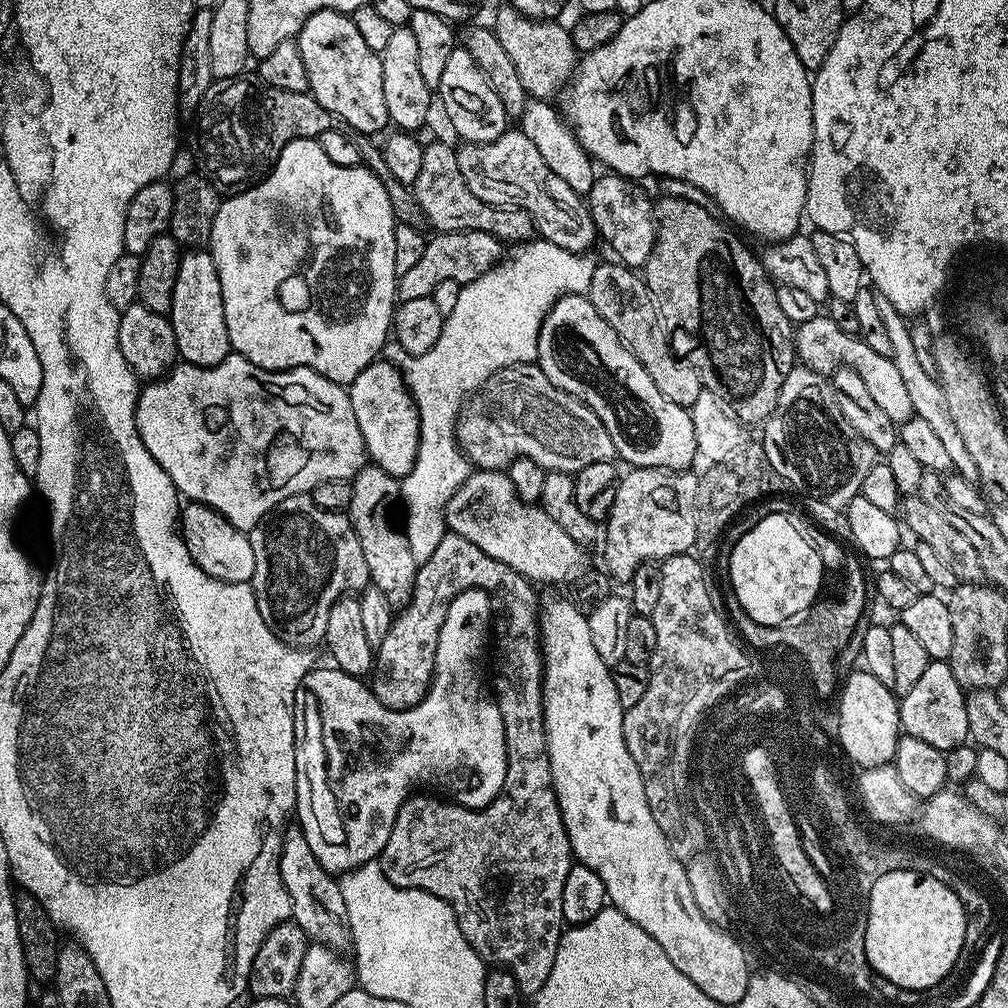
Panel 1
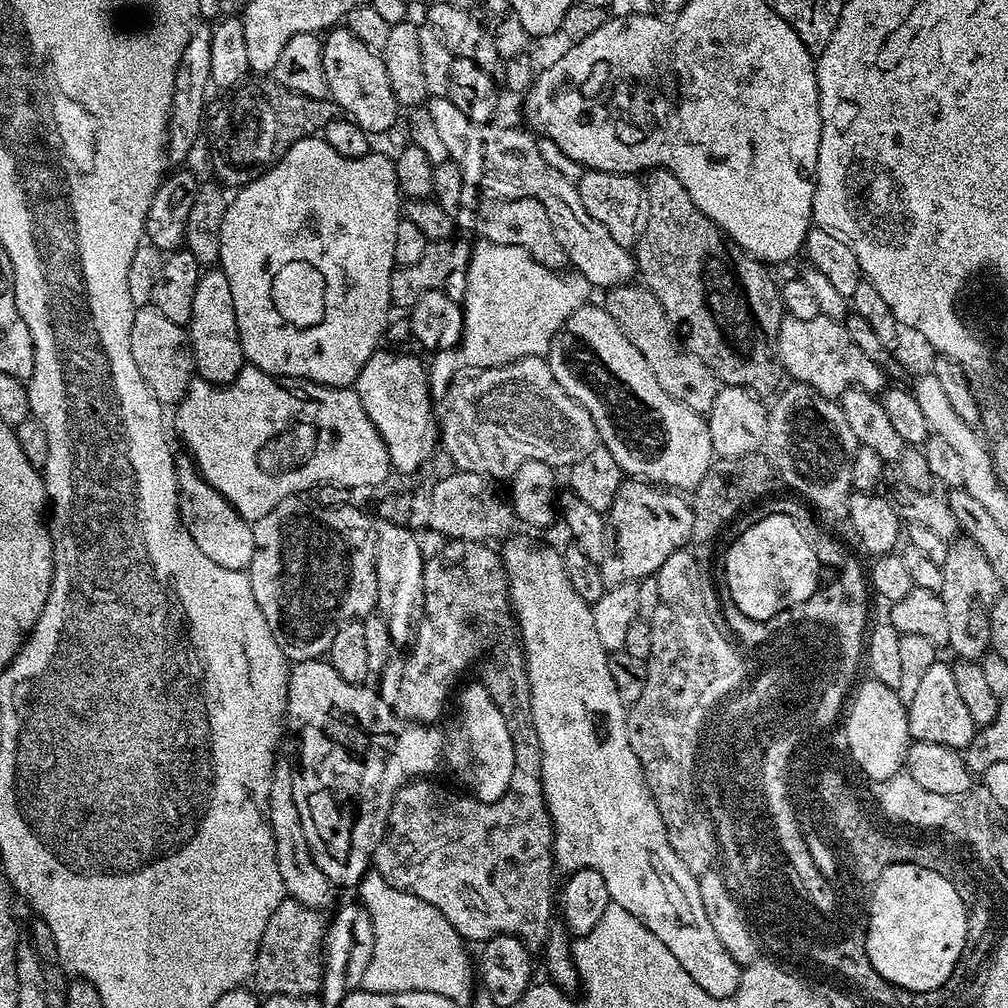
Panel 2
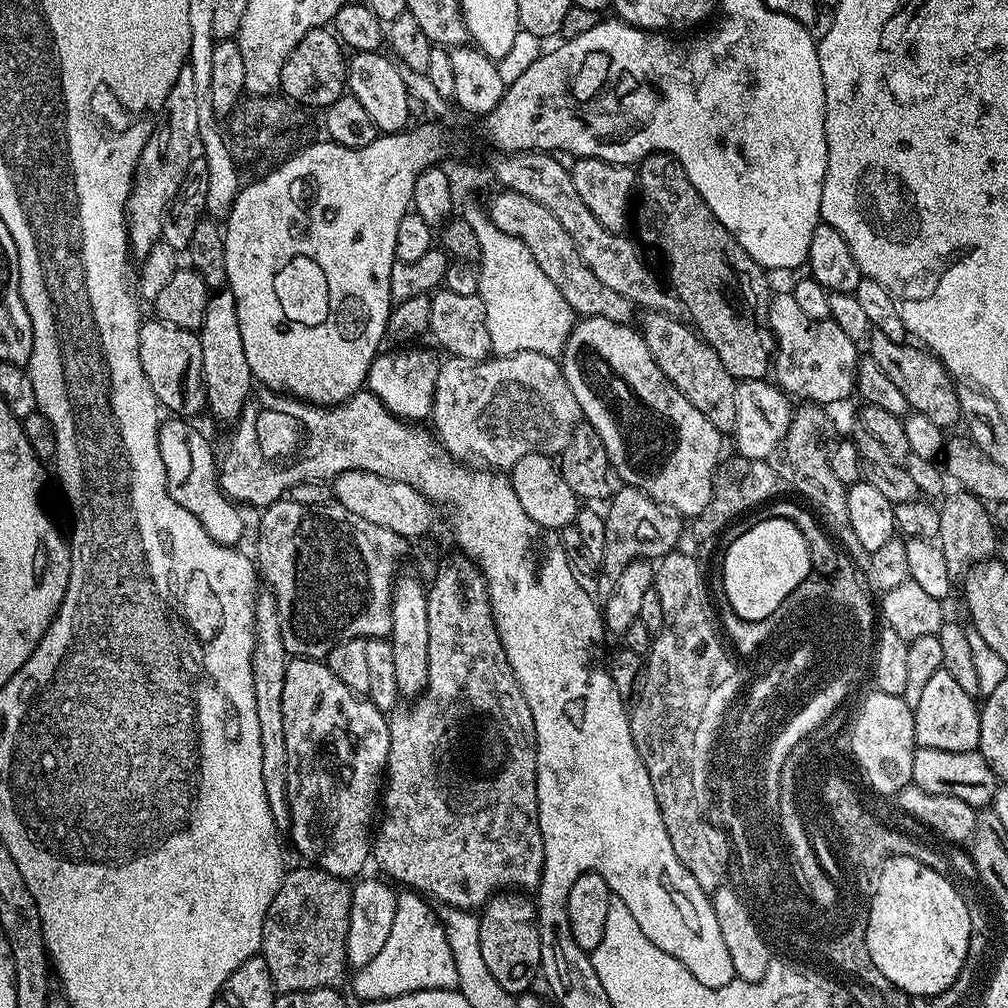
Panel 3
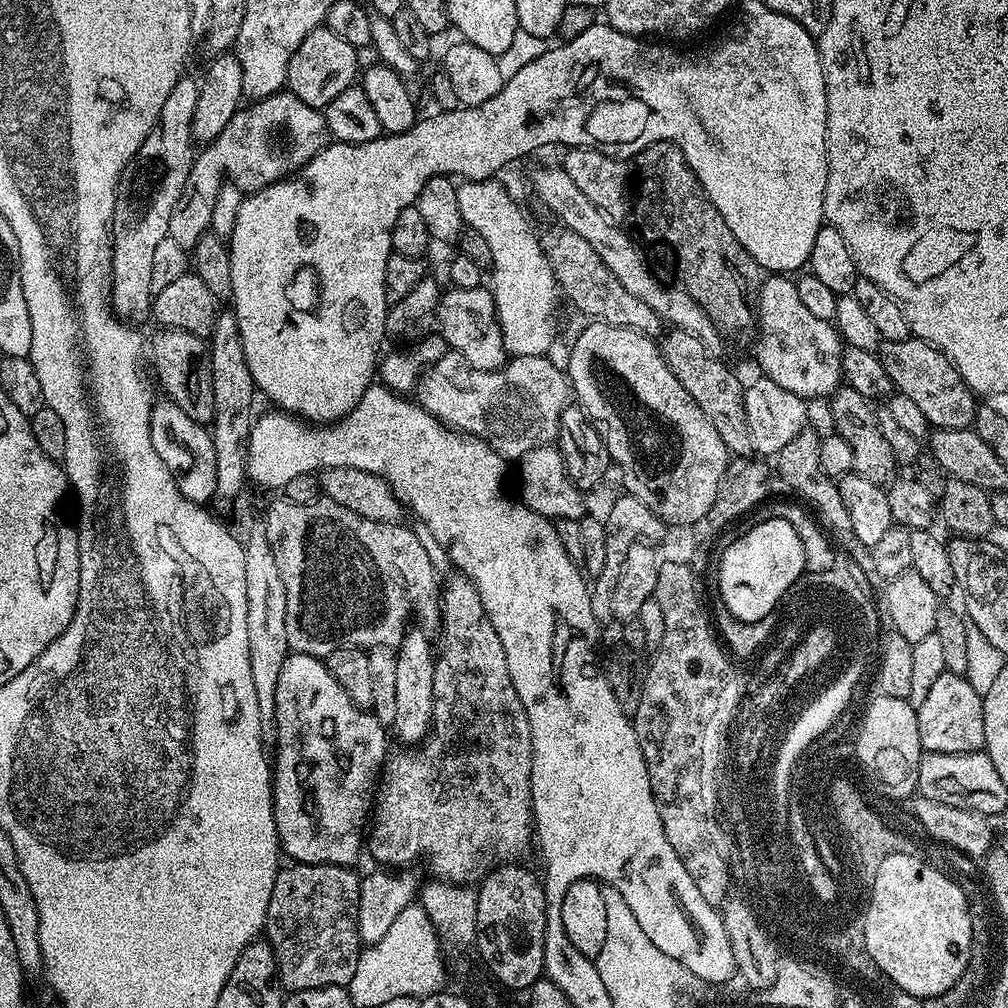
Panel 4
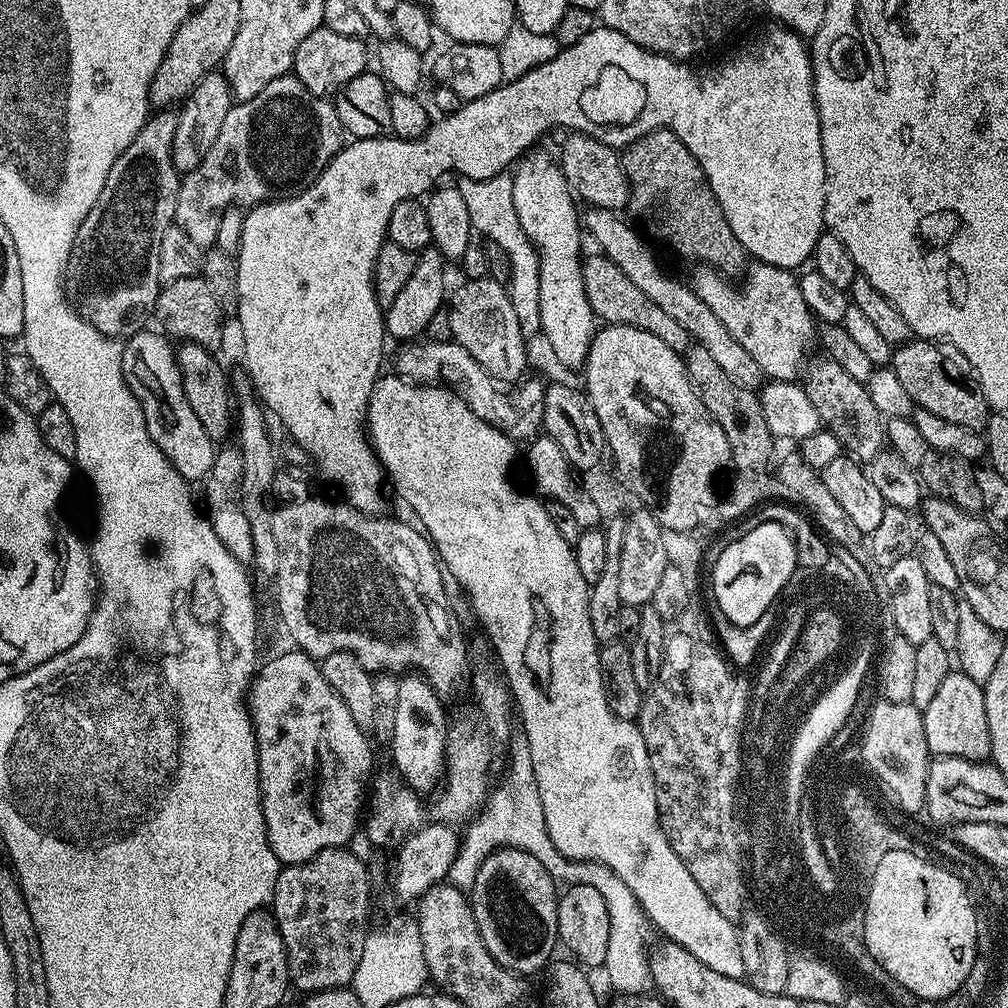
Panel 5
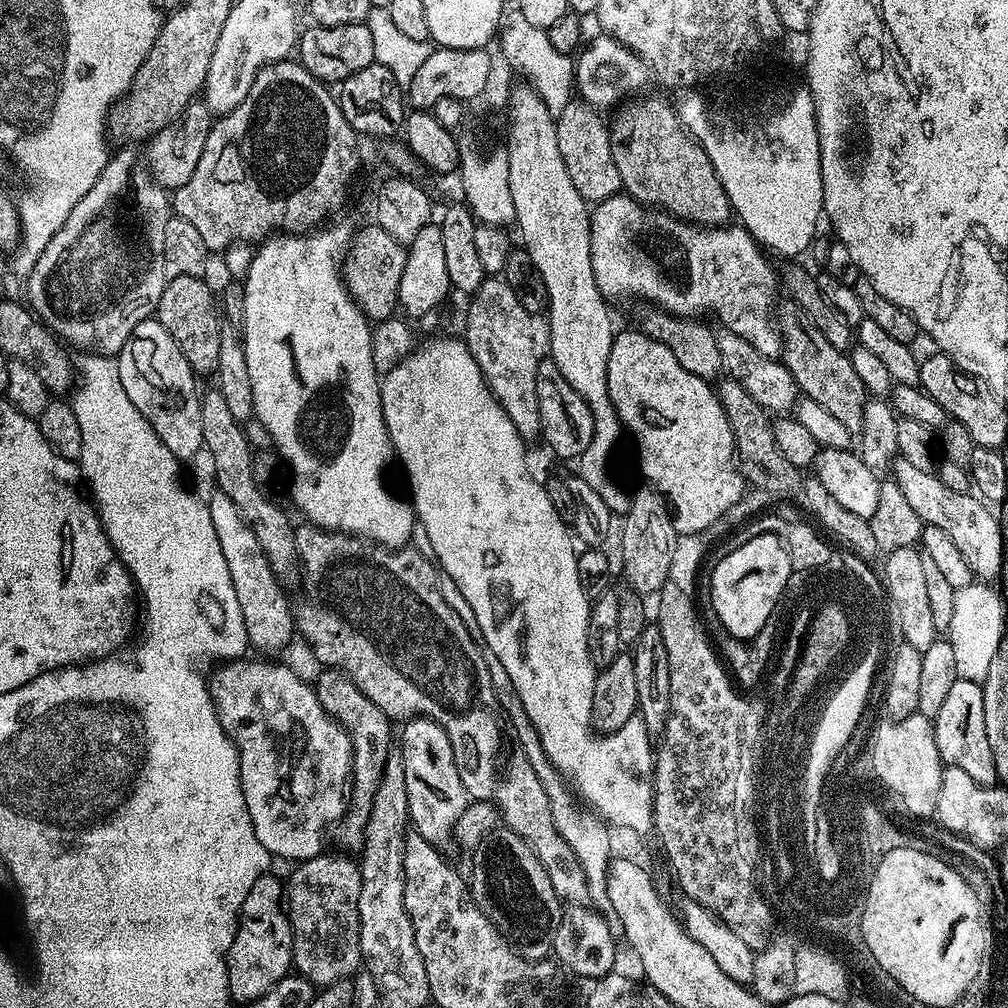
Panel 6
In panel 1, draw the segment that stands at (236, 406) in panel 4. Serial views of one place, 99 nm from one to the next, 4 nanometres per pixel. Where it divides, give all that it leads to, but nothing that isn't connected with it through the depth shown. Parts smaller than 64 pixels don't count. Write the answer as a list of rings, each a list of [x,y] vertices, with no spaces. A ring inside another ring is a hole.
[[[188,250],[181,255],[172,309],[166,315],[172,322],[177,357],[183,363],[212,368],[230,355],[232,343],[226,330],[226,310],[222,306],[222,282],[218,282],[218,266],[214,266],[211,251]]]

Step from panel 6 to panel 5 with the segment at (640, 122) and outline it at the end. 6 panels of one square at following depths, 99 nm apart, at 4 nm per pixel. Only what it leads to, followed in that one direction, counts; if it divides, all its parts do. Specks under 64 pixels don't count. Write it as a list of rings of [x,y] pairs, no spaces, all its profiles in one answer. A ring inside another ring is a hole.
[[[661,130],[638,138],[623,149],[622,163],[630,185],[630,208],[640,215],[645,233],[677,248],[686,259],[693,260],[693,265],[715,268],[728,278],[739,277],[745,271],[742,242],[734,238],[734,230],[730,230],[702,166],[675,134]]]

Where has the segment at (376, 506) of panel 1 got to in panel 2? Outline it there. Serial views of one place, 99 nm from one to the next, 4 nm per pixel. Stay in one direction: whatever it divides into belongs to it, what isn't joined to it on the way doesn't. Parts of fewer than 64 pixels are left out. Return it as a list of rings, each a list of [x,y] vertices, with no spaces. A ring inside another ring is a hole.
[[[381,519],[376,529],[376,573],[378,574],[378,614],[390,630],[393,645],[411,645],[418,634],[418,626],[424,613],[424,573],[425,556],[418,550],[419,535],[413,529],[403,528],[401,524],[392,524]]]

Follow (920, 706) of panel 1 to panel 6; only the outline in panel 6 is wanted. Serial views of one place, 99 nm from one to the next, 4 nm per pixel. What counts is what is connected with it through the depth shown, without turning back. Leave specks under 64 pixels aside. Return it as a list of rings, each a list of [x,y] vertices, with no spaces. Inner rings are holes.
[[[956,679],[954,686],[950,686],[938,714],[932,720],[932,725],[934,742],[938,742],[940,761],[945,766],[963,770],[969,778],[974,778],[974,782],[978,782],[978,786],[983,788],[993,787],[997,783],[994,750],[990,750],[990,738],[986,738],[983,684]]]

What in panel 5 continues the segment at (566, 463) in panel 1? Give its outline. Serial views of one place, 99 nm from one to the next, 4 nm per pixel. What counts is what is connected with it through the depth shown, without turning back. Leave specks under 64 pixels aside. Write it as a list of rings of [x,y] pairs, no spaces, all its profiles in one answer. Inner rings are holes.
[[[429,339],[428,344],[422,343],[404,342],[399,345],[400,349],[396,352],[395,375],[416,386],[436,386],[443,381],[461,400],[467,402],[468,408],[474,410],[478,418],[506,433],[508,439],[513,442],[531,441],[541,431],[544,423],[545,381],[524,378],[519,381],[518,386],[513,386],[489,376],[487,370],[472,357],[470,350],[451,339]]]

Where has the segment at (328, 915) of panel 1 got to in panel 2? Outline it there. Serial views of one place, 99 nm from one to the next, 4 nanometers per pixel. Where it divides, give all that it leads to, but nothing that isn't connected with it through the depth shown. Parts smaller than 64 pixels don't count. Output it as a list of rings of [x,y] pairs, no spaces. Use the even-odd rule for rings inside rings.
[[[284,758],[277,759],[272,768],[272,777],[268,780],[266,815],[274,838],[274,858],[278,862],[280,883],[283,891],[302,906],[328,910],[328,907],[331,909],[337,903],[337,889],[326,878],[326,874],[318,870],[318,862],[314,862],[314,854],[310,854],[310,842],[306,842],[306,830],[302,830],[302,814],[298,814],[298,802],[294,798],[297,786],[298,776],[293,761],[291,764]]]

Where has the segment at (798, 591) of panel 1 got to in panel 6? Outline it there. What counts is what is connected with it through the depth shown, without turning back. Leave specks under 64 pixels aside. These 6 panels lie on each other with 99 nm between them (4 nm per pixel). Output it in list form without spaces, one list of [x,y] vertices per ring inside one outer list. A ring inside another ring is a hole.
[[[764,533],[717,562],[712,576],[713,608],[725,627],[738,640],[754,639],[769,618],[775,603],[782,599],[792,579],[788,549],[778,537]]]

